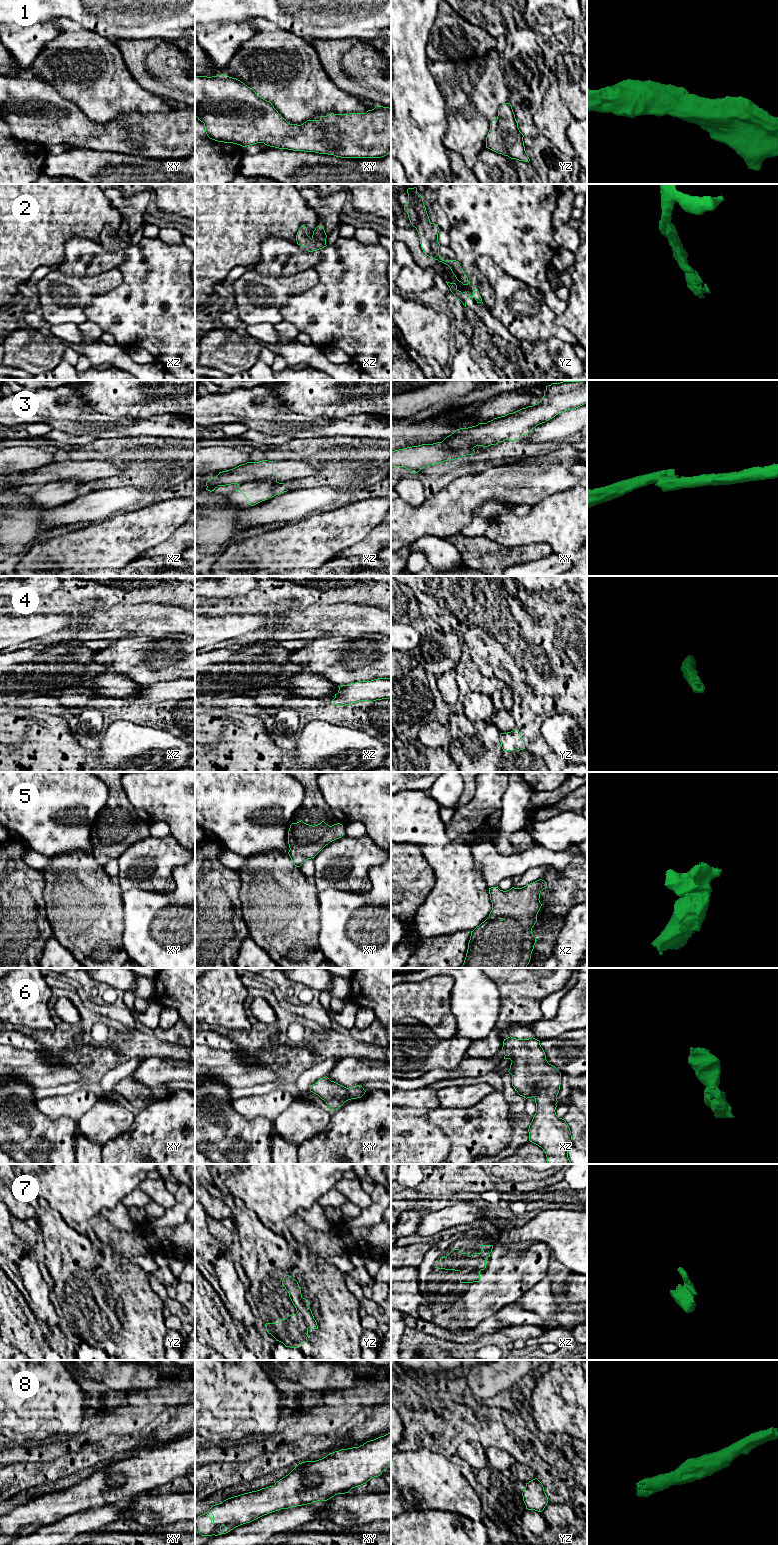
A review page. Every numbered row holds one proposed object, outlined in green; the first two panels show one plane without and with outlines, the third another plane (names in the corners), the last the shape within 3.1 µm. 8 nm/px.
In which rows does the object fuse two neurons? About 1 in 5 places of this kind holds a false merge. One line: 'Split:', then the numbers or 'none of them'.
Split: 3

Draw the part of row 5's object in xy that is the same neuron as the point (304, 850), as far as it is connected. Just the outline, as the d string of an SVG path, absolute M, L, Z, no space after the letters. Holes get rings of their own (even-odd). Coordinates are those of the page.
M302 820L292 823L288 831L289 856L294 865L300 867L306 860L314 857L330 842L344 835L340 823L329 826L324 821L315 826Z

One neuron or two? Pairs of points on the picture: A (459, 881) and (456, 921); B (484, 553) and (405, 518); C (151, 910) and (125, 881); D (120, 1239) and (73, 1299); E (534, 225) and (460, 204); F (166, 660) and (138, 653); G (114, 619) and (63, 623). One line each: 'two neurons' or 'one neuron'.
A: one neuron
B: two neurons
C: two neurons
D: one neuron
E: one neuron
F: one neuron
G: two neurons

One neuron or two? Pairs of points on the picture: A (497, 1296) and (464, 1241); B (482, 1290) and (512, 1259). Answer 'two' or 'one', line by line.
A: one
B: one

